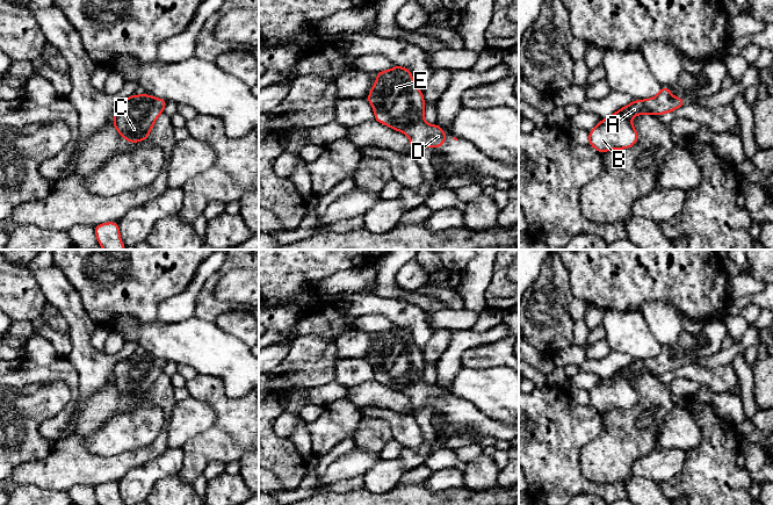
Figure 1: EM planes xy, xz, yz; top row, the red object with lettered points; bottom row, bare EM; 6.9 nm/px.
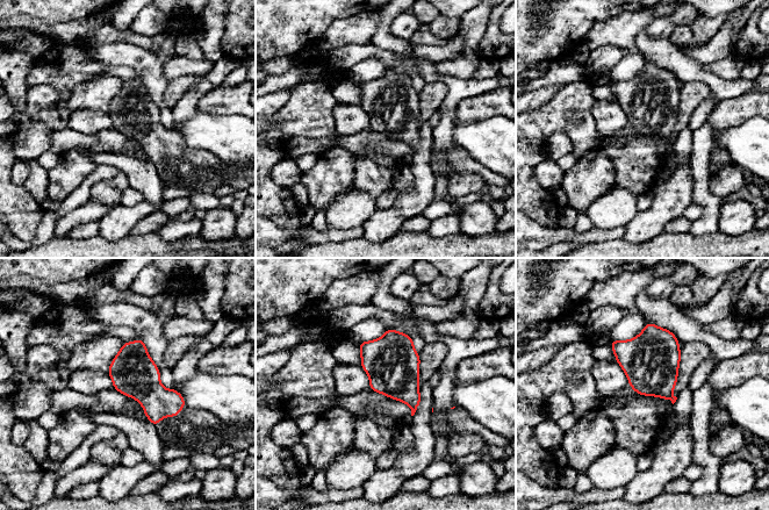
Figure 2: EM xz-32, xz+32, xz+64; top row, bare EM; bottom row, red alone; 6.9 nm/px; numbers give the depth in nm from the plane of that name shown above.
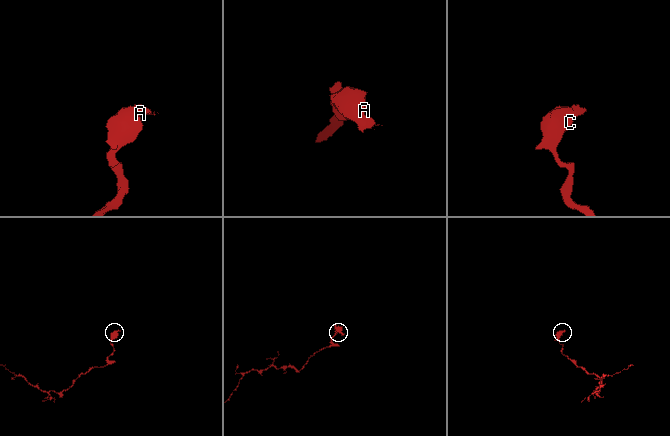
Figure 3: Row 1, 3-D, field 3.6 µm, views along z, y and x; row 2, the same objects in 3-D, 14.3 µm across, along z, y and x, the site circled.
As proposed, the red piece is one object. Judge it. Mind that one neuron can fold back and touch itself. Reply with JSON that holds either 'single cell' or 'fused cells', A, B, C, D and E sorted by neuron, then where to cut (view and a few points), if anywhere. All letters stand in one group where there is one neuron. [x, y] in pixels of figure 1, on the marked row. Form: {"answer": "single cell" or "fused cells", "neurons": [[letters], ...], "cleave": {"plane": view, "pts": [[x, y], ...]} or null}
{"answer": "single cell", "neurons": [["A", "B", "C", "D", "E"]], "cleave": null}

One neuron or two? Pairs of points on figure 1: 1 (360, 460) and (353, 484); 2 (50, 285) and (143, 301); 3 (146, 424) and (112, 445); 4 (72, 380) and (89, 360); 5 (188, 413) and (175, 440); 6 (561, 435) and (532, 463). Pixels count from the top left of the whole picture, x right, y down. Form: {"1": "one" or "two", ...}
{"1": "two", "2": "two", "3": "one", "4": "two", "5": "one", "6": "one"}

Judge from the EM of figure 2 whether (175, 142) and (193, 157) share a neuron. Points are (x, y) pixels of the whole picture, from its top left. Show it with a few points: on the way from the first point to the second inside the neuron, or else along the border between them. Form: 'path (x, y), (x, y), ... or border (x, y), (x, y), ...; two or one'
path (180, 146), (188, 155); one

